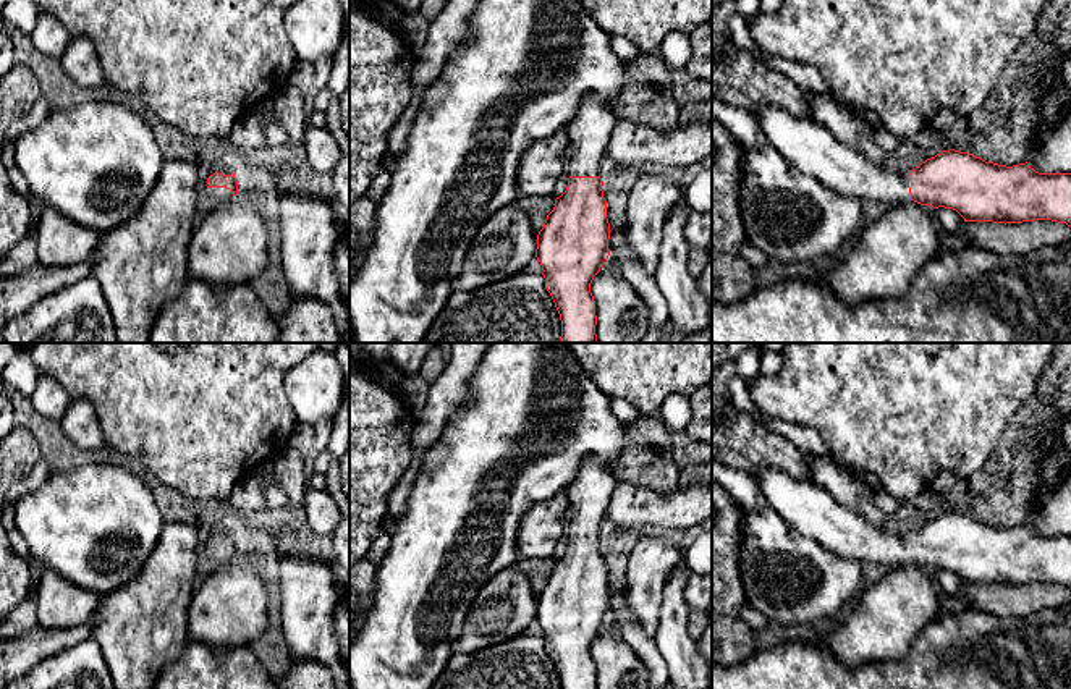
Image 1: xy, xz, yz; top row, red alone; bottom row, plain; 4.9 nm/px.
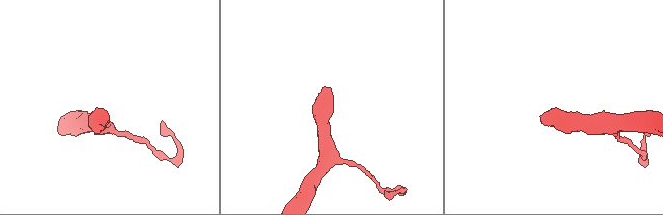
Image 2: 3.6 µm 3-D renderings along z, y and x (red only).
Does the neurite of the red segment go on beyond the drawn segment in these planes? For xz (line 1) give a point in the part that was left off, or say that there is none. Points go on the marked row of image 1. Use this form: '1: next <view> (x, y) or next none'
1: next xz (589, 131)

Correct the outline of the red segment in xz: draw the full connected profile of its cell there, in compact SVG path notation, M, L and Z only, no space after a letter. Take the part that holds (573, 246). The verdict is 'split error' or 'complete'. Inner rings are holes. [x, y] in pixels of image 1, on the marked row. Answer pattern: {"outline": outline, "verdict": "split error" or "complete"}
{"outline": "M586 95L568 125L566 191L555 199L537 235L536 257L561 320L560 343L595 343L594 277L610 251L602 175L618 118L597 95Z", "verdict": "split error"}

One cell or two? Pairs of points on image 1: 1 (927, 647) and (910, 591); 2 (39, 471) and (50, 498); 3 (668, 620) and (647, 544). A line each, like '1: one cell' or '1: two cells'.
1: two cells
2: two cells
3: two cells

